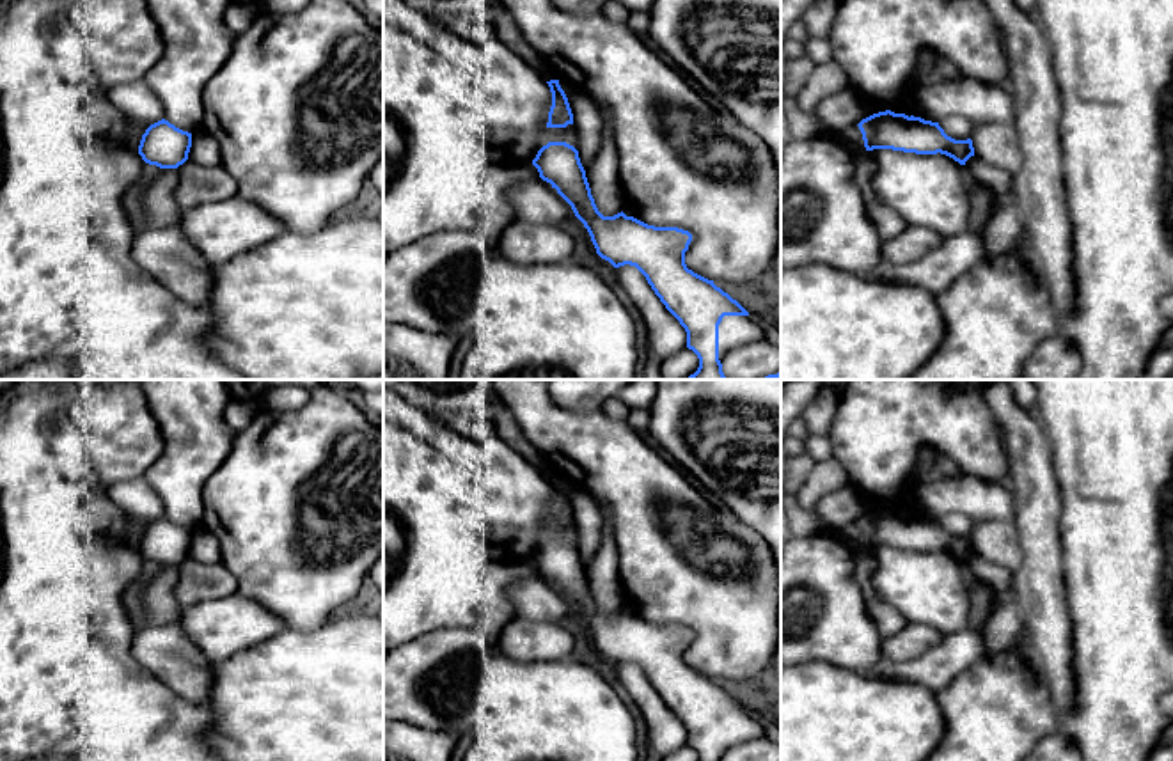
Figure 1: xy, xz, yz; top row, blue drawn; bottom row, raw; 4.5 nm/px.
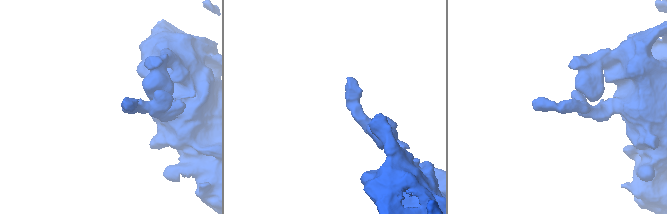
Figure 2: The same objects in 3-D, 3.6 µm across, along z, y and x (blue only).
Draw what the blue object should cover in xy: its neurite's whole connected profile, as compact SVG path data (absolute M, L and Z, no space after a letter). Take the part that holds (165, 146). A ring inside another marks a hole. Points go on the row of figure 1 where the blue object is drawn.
M161 119L142 135L138 154L149 165L177 169L188 160L192 133L183 131Z

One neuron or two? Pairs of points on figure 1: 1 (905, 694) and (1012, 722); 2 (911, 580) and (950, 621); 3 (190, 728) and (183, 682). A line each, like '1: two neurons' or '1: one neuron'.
1: two neurons
2: one neuron
3: two neurons

